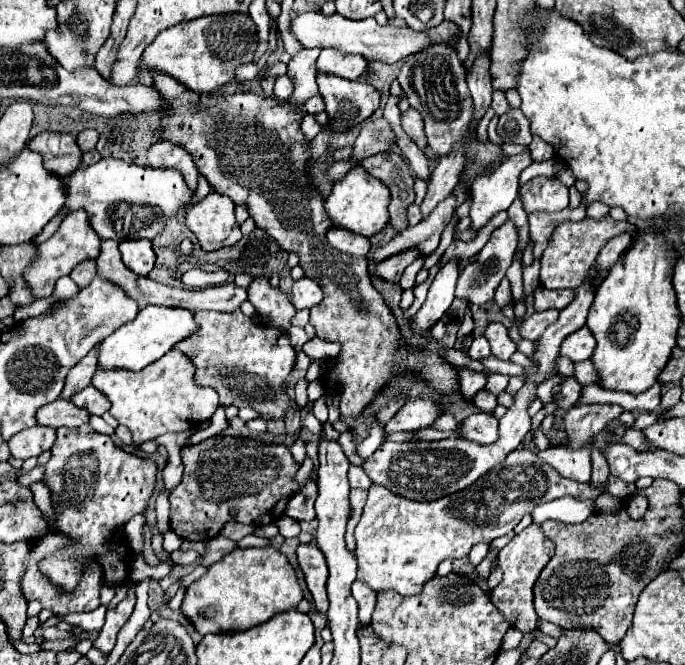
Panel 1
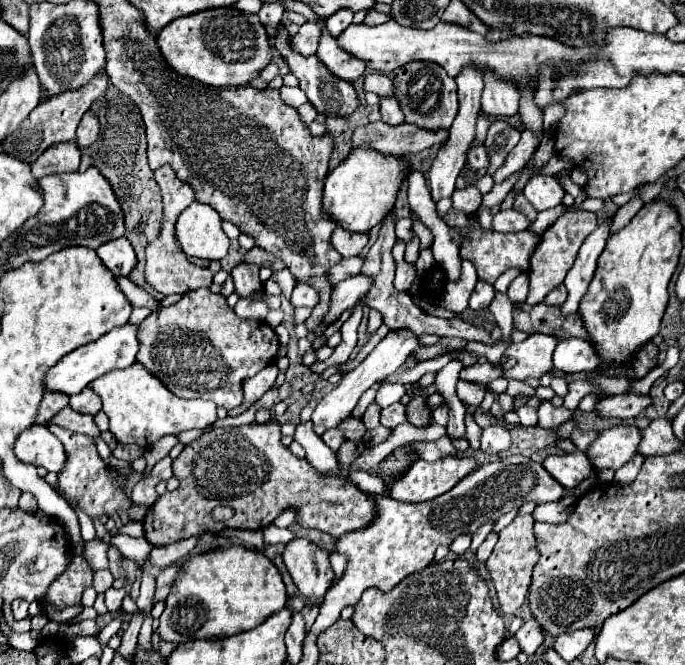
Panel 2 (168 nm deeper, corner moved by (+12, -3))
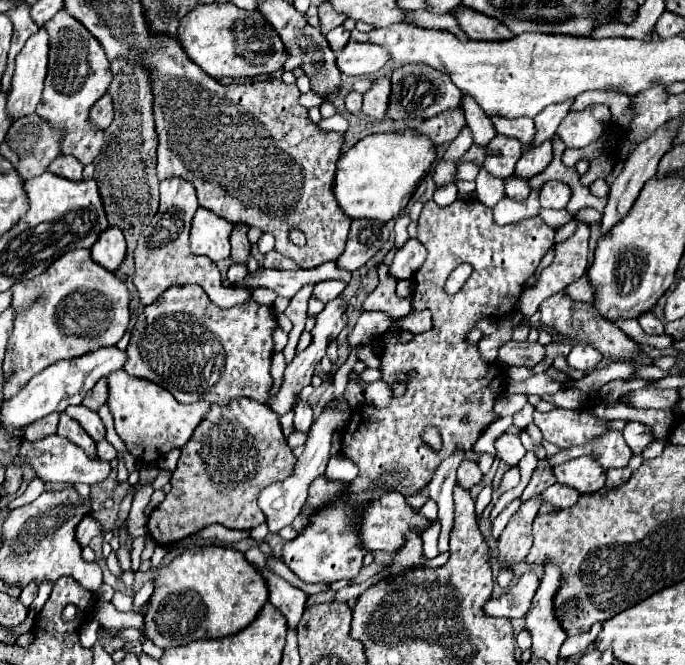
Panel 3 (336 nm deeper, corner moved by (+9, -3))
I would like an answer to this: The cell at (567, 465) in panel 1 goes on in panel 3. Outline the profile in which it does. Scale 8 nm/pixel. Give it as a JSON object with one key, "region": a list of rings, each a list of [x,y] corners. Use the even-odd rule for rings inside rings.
{"region":[[[579,456],[553,468],[557,482],[579,490],[581,494],[599,492],[605,486],[605,470],[591,458]]]}

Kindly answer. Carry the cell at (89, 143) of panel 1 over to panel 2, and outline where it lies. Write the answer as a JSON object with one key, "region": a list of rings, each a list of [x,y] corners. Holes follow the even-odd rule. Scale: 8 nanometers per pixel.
{"region":[[[86,112],[82,122],[80,122],[80,126],[78,126],[78,130],[76,130],[76,144],[78,144],[78,148],[86,148],[92,142],[96,142],[98,130],[100,130],[98,118],[92,112]]]}

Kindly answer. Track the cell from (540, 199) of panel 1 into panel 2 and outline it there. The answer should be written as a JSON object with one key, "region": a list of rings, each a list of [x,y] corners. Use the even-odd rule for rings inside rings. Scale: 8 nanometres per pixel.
{"region":[[[532,176],[530,182],[526,184],[526,188],[522,190],[522,194],[526,196],[526,200],[538,210],[548,210],[554,208],[562,202],[564,196],[564,188],[552,178],[552,176]]]}

